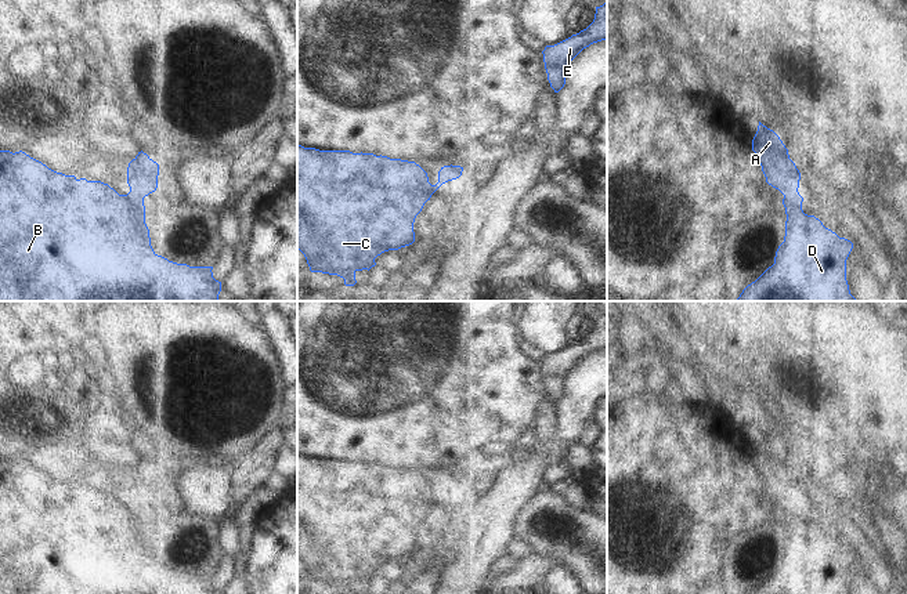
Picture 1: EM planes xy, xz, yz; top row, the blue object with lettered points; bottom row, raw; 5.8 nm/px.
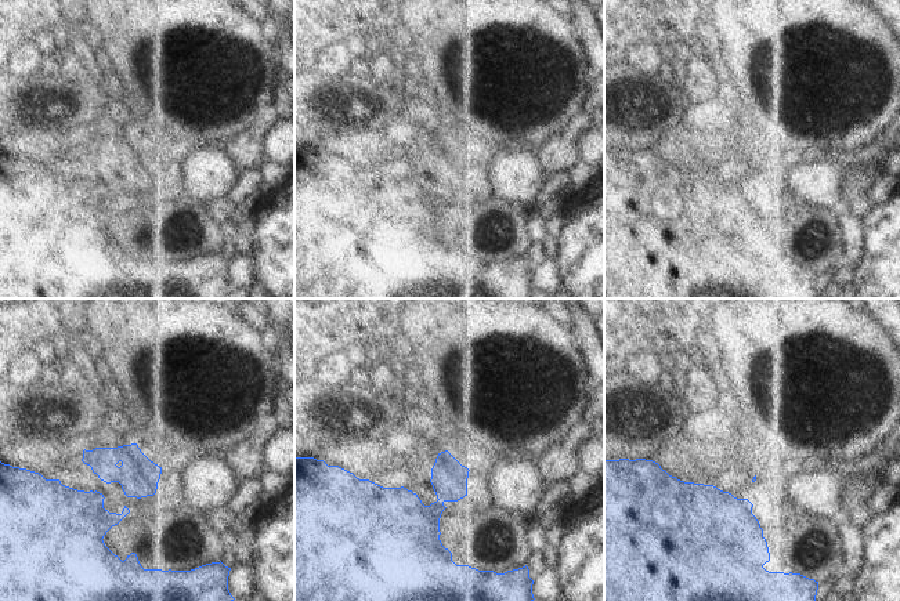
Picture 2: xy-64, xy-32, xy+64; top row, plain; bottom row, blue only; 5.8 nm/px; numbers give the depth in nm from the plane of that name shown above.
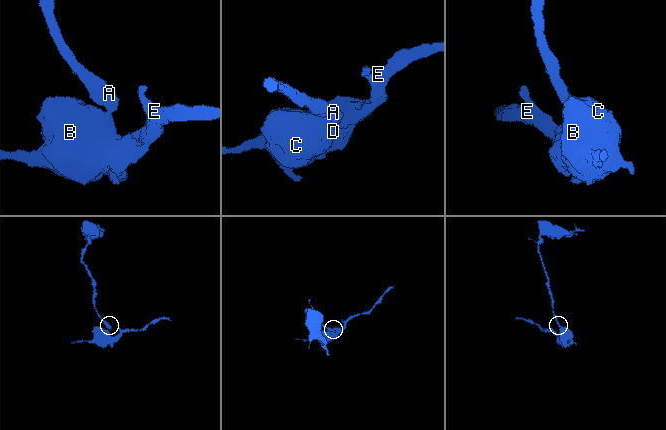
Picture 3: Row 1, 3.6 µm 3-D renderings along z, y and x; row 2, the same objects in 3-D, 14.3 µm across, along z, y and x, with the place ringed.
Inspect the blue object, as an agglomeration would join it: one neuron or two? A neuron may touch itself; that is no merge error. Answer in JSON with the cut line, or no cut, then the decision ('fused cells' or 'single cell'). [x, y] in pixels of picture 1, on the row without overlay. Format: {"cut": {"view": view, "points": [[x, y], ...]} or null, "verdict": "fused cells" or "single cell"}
{"cut": {"view": "xy", "points": [[130, 499], [144, 506]]}, "verdict": "fused cells"}

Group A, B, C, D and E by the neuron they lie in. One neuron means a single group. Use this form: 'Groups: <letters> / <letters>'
Groups: A / B C D E.

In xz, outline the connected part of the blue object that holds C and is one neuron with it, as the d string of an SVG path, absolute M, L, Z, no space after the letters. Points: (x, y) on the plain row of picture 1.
M297 454L297 559L300 559L310 576L311 582L322 582L337 584L344 588L344 594L355 594L355 582L371 579L376 575L375 568L384 561L398 559L415 551L413 532L416 525L422 521L424 512L430 510L431 504L448 492L442 479L438 481L438 492L431 495L427 482L415 471L390 468L387 466L376 466L373 463L353 463L350 460L319 460L315 457L304 457Z

